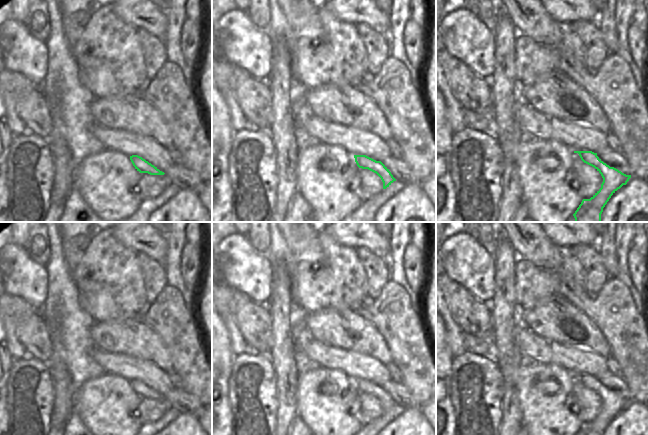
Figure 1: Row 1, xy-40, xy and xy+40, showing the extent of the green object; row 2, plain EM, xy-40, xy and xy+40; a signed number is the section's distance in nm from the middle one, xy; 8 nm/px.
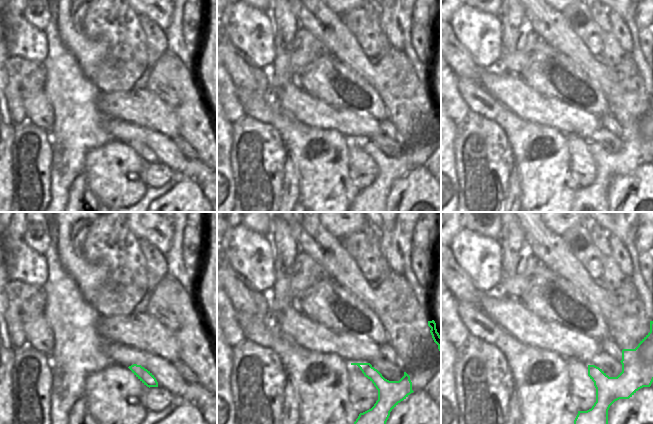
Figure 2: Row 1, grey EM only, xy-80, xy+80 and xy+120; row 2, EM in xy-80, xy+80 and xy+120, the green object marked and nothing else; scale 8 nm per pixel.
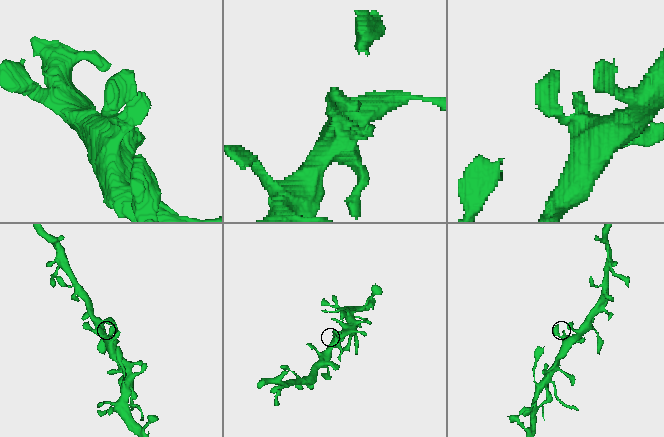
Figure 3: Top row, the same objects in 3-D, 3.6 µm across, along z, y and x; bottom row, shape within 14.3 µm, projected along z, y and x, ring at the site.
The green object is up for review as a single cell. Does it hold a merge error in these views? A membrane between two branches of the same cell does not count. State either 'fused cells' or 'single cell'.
single cell

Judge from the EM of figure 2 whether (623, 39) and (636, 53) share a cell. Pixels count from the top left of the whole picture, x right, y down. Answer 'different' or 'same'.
different

